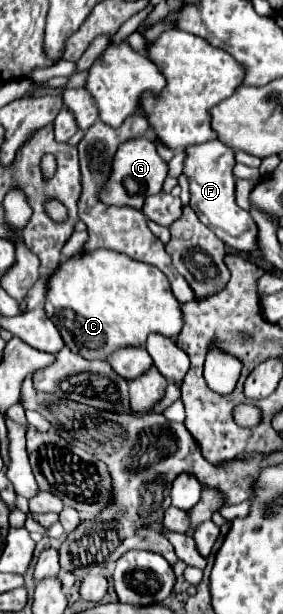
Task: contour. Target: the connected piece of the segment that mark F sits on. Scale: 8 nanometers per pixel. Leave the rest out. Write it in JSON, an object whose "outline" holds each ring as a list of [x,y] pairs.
{"outline":[[[214,140],[212,144],[200,144],[198,148],[186,148],[186,152],[188,158],[184,164],[184,174],[190,180],[190,206],[196,210],[198,220],[206,224],[228,248],[246,254],[258,252],[258,226],[252,214],[238,208],[234,200],[234,150],[220,140]]]}

